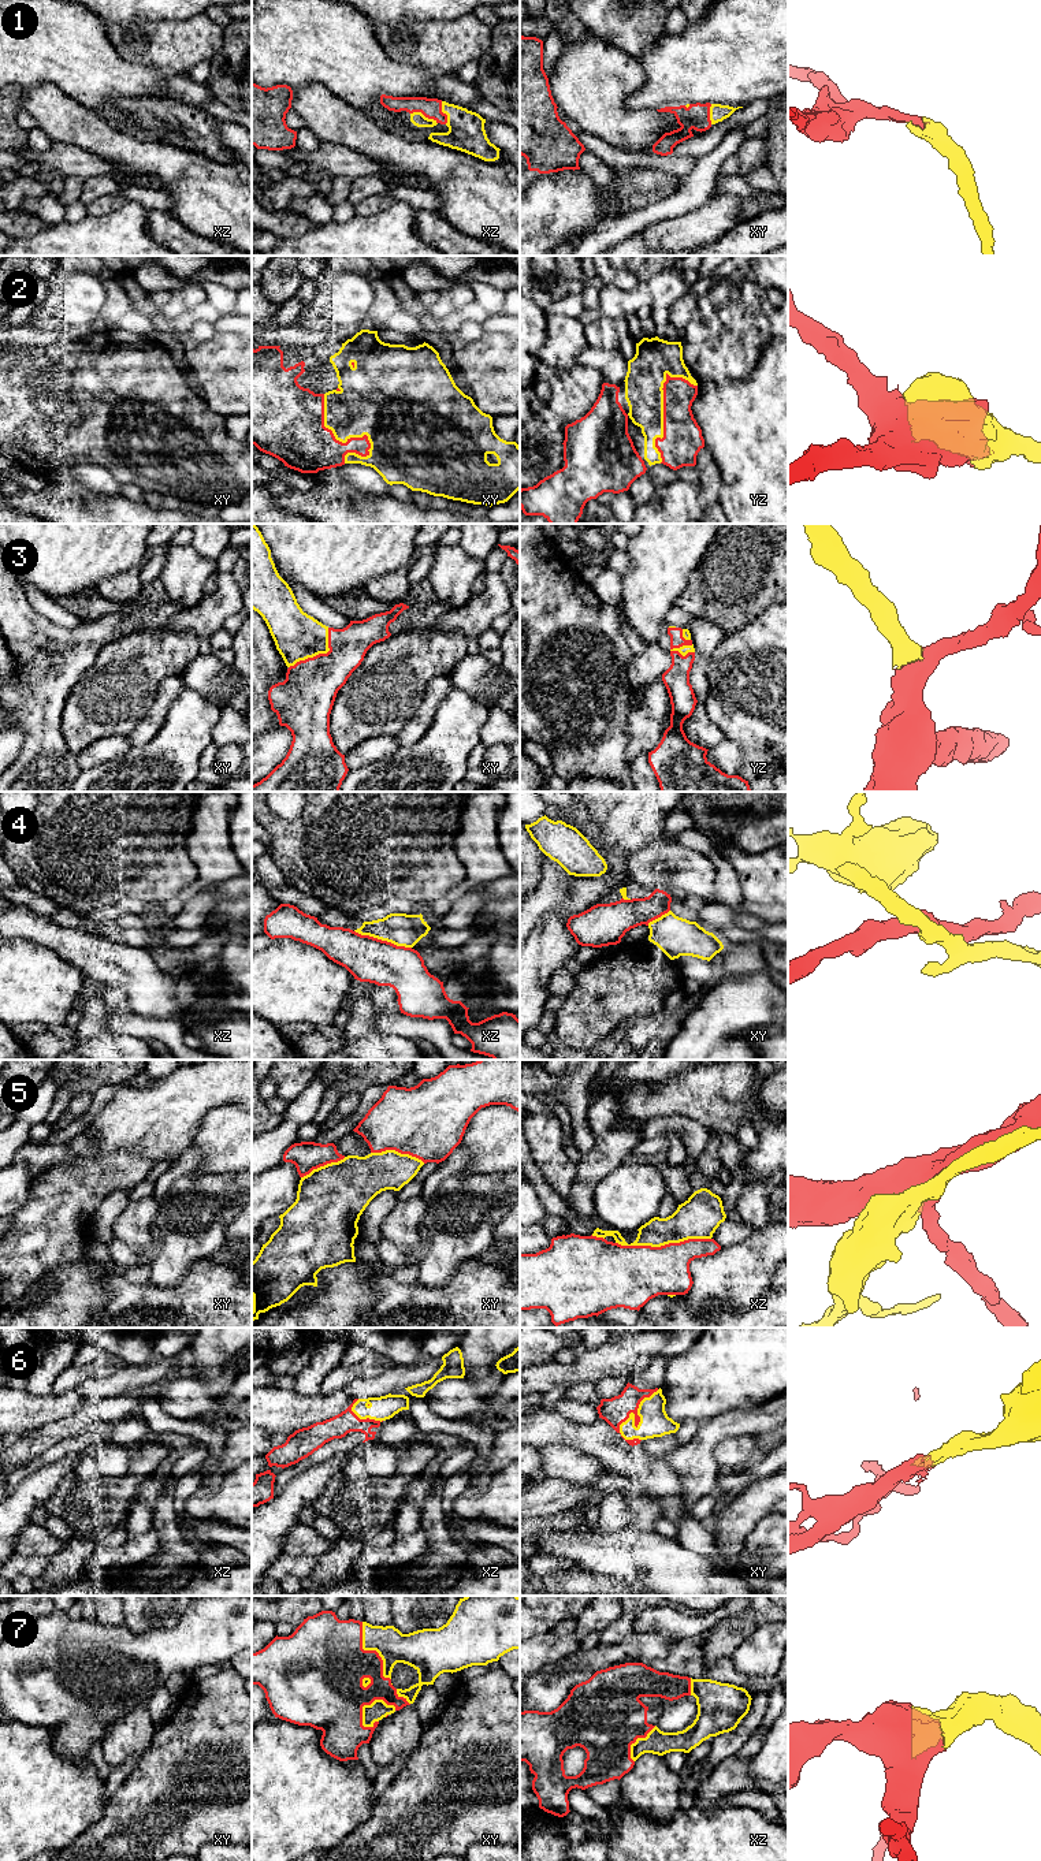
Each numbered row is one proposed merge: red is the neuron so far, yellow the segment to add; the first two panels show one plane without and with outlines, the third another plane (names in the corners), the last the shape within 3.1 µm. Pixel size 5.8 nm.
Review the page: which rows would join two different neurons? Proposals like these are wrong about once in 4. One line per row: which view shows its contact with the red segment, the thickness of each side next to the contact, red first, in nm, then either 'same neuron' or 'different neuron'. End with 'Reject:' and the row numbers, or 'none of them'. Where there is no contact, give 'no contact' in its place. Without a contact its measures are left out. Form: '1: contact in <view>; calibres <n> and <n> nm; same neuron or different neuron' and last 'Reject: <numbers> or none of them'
1: contact in xz; calibres 120 and 80 nm; same neuron
2: contact in xy; calibres 340 and 340 nm; same neuron
3: contact in xy; calibres 320 and 280 nm; same neuron
4: contact in xz; calibres 260 and 190 nm; different neuron
5: contact in xz; calibres 360 and 240 nm; different neuron
6: contact in xy; calibres 160 and 180 nm; same neuron
7: contact in xy; calibres 400 and 200 nm; same neuron
Reject: 4, 5

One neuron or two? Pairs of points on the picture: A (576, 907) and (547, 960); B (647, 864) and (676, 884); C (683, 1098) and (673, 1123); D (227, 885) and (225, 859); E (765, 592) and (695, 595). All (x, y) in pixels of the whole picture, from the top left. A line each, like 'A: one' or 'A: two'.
A: one
B: one
C: two
D: two
E: one

